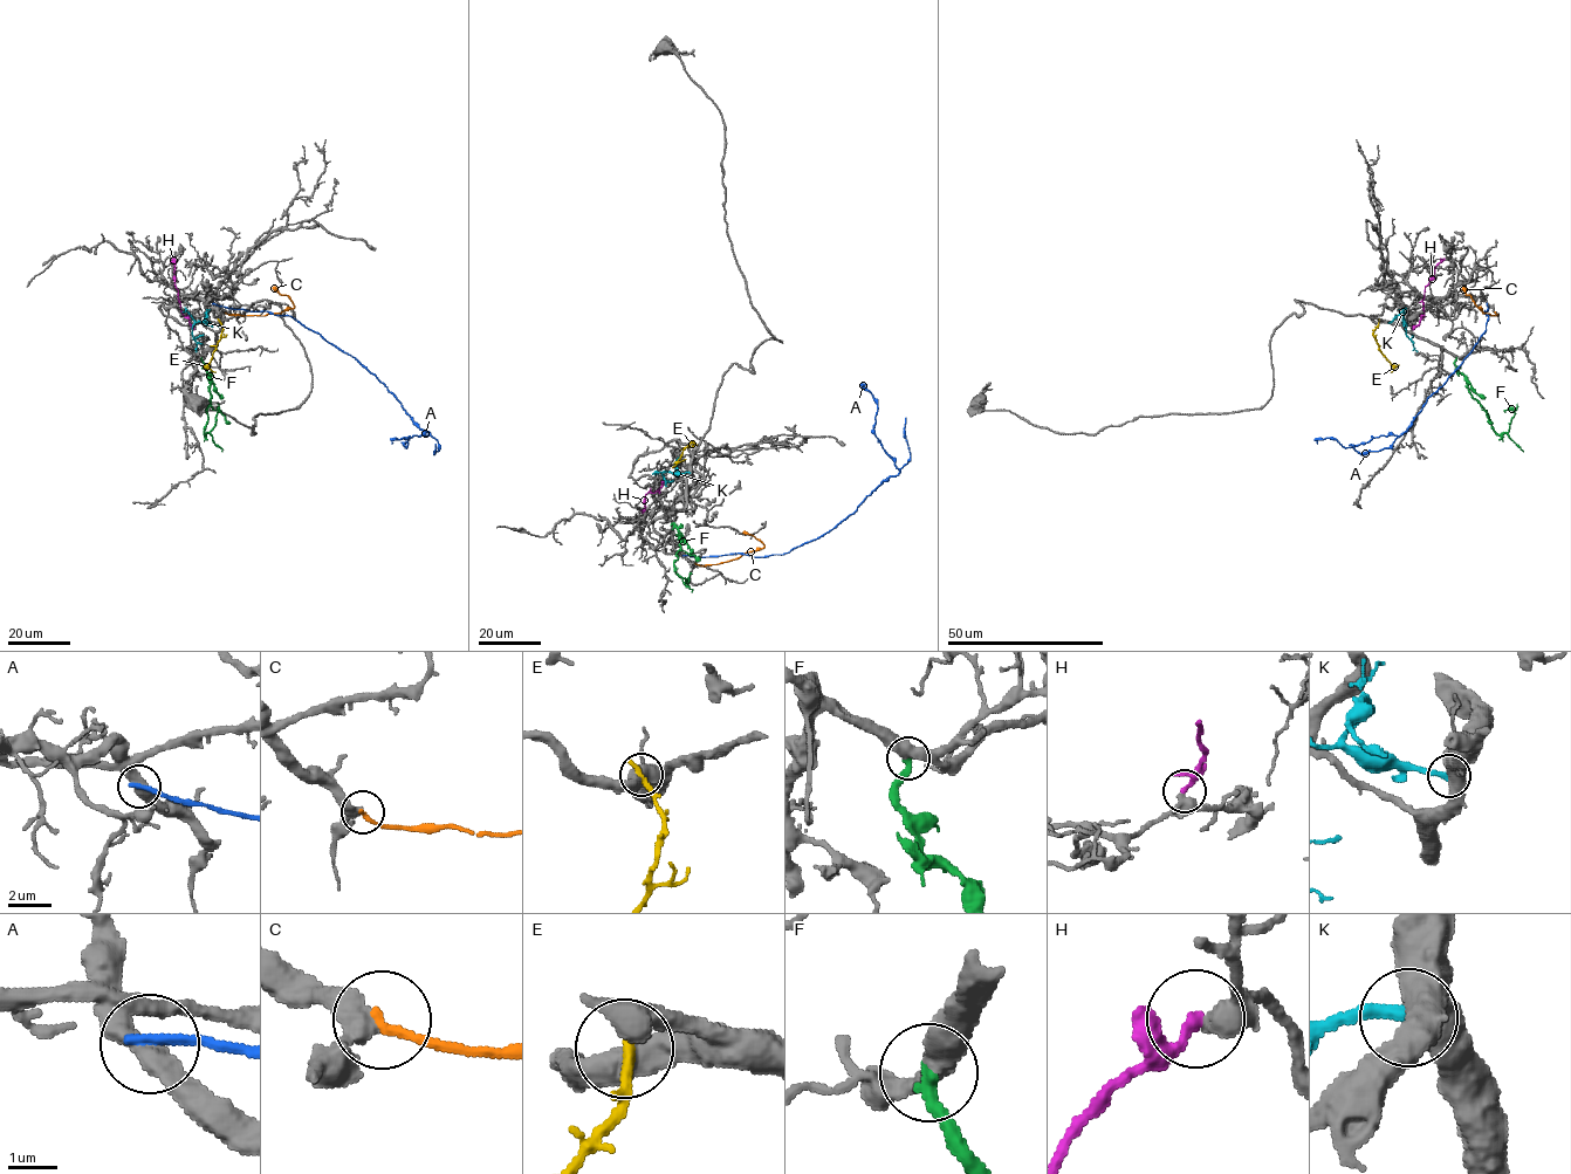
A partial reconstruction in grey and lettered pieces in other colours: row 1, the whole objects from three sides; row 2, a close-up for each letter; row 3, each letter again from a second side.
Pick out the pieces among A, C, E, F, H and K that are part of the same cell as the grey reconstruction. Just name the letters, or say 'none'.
F

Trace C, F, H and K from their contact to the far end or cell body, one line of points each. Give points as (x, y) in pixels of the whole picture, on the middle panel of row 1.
C: (695, 563), (718, 564), (763, 547), (761, 542), (743, 531)
F: (671, 524), (679, 533), (680, 540), (674, 572), (686, 583), (691, 574)
H: (642, 513), (646, 494), (656, 492), (664, 480)
K: (688, 473), (664, 472), (666, 486)

